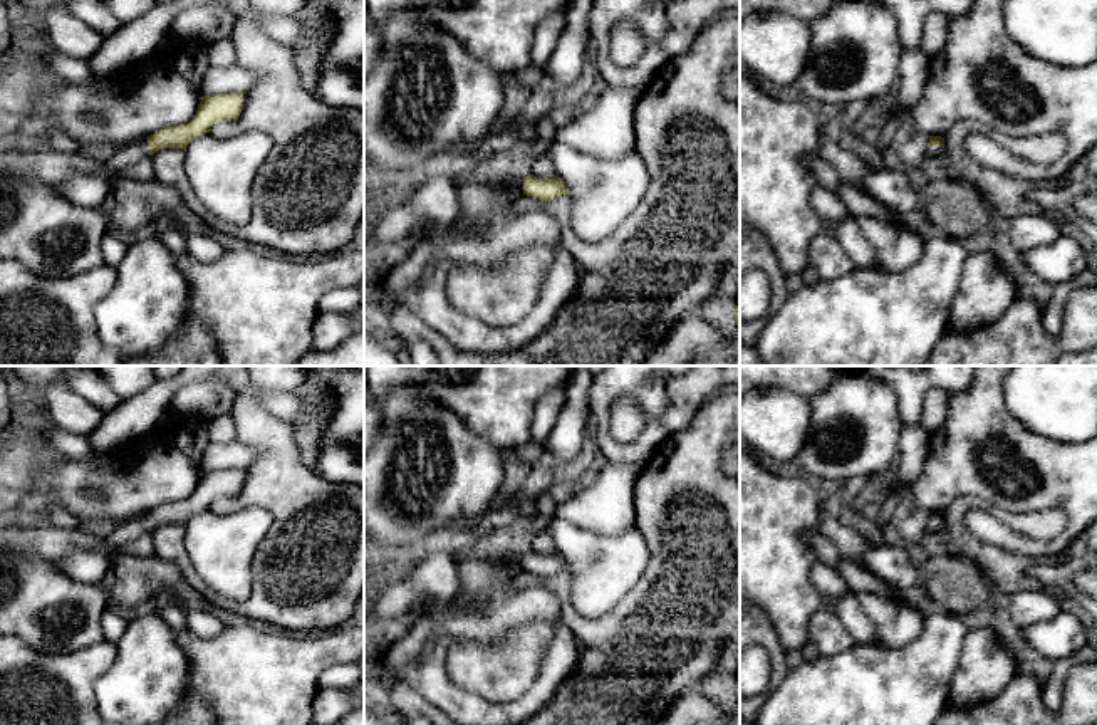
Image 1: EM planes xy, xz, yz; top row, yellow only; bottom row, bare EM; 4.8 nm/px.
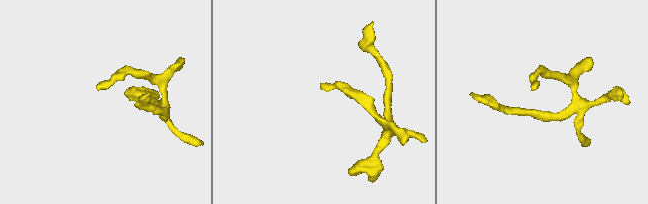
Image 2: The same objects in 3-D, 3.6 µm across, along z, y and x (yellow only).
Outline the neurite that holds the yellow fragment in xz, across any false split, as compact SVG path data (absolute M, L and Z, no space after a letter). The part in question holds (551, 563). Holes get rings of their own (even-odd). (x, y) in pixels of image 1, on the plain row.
M533 550L523 554L523 555L503 555L510 566L518 571L527 571L532 574L538 574L542 577L550 577L554 574L559 574L562 571L569 571L569 564L565 557L554 550L547 550L545 554L537 554Z

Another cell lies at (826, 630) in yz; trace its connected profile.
M825 604L810 616L807 634L820 656L839 655L855 644L835 611Z

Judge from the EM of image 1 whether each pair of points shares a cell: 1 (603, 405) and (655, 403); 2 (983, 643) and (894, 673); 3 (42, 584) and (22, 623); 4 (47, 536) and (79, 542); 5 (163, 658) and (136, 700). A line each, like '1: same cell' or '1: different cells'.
1: same cell
2: different cells
3: same cell
4: same cell
5: same cell

